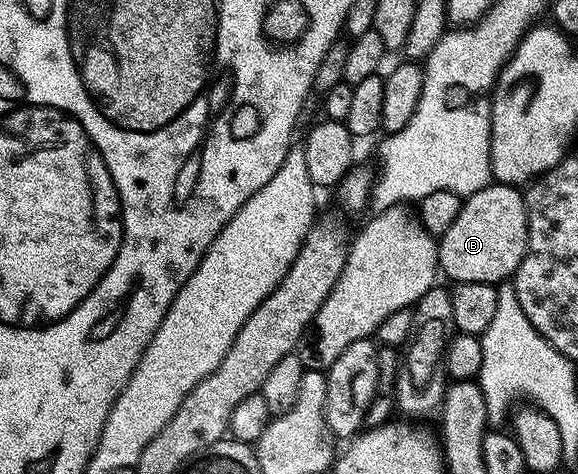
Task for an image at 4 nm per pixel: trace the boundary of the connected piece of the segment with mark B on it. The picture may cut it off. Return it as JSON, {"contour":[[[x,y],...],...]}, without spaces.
{"contour":[[[498,183],[489,184],[481,191],[472,193],[470,197],[464,200],[461,211],[457,215],[457,220],[449,226],[449,231],[445,231],[443,237],[438,238],[437,244],[439,247],[439,268],[442,276],[452,277],[452,282],[458,283],[464,281],[465,283],[485,283],[486,285],[498,286],[500,283],[514,278],[515,272],[519,270],[521,259],[527,253],[527,202],[524,194],[514,185],[501,185]]]}

